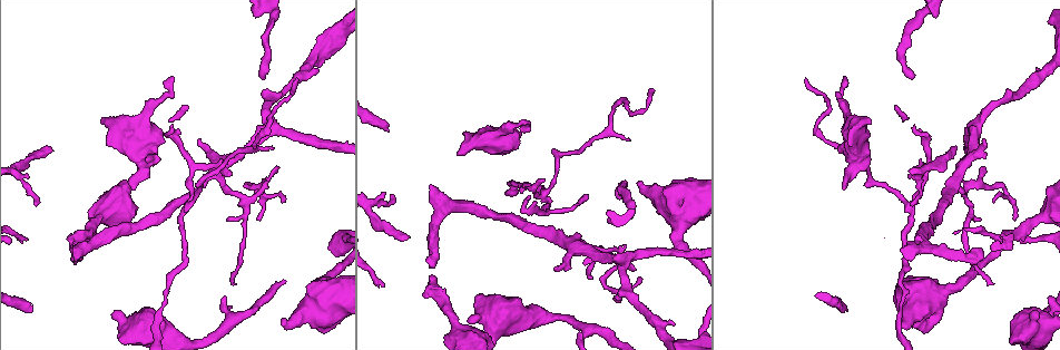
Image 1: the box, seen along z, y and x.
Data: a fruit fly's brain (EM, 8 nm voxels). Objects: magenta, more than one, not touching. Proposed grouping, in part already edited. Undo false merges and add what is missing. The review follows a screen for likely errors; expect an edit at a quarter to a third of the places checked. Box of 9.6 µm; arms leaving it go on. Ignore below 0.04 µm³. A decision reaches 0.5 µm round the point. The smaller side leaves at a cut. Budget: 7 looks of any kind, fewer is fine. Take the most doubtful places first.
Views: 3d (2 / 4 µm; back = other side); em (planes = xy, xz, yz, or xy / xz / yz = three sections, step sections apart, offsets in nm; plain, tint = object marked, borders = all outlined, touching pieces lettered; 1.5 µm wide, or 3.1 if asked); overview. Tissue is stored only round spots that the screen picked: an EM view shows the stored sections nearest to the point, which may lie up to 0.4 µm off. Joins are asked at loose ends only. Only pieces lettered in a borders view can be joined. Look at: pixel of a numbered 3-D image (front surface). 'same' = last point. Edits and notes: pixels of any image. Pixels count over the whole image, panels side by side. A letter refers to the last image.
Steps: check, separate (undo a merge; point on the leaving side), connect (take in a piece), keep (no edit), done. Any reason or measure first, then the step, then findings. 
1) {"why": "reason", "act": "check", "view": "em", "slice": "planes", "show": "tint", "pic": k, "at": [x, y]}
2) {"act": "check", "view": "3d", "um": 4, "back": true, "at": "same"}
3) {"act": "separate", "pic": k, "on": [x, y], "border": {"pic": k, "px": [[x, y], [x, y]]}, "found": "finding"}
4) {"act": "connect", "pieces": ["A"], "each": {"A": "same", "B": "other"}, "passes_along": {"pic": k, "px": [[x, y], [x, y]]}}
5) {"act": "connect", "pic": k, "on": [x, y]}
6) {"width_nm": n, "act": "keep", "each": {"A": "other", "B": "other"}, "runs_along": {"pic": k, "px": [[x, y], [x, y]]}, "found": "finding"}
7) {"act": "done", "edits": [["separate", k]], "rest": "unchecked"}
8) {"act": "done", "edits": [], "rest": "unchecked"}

{"act": "check", "view": "em", "slice": "planes", "show": "plain", "pic": 1, "at": [265, 78]}

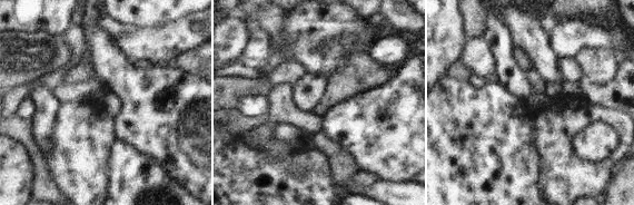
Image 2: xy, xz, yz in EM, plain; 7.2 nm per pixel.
{"why": "what lies round it", "act": "check", "view": "em", "slice": "planes", "show": "borders", "at": "same"}

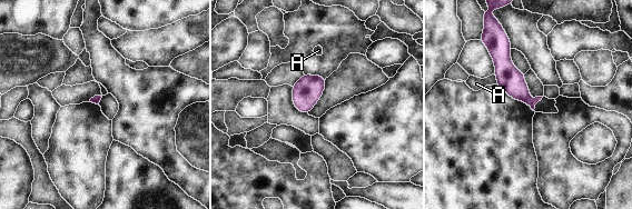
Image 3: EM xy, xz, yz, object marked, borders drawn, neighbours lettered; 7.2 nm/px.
{"act": "keep", "each": {"A": "other"}, "border": {"pic": 3, "px": [[494, 73], [497, 83]]}, "found": "none of them fits"}

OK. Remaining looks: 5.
{"why": "tapers out", "act": "check", "view": "em", "slice": "planes", "show": "borders", "pic": 1, "at": [171, 124]}

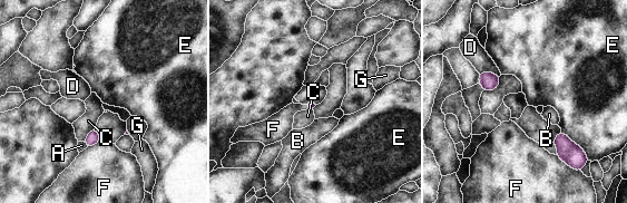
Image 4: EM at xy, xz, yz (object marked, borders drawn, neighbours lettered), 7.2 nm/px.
{"act": "keep", "each": {"A": "other", "B": "other", "C": "other", "D": "other", "E": "other", "F": "other", "G": "other"}, "border": {"pic": 4, "px": [[94, 127], [84, 142]]}, "found": "no lettered piece goes on from it"}

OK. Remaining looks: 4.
{"why": "abrupt turn", "act": "check", "view": "3d", "um": 4, "pic": 1, "at": [969, 189]}

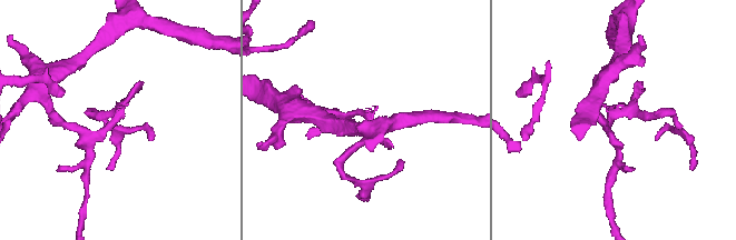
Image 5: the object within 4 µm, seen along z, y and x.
{"act": "check", "view": "em", "slice": "xz", "step": 4, "show": "tint", "pic": 5, "at": [367, 113]}

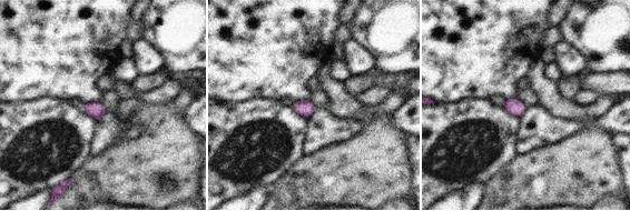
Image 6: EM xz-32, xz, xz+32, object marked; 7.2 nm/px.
{"why": "another direction", "act": "check", "view": "em", "slice": "xy", "step": 8, "show": "borders", "at": "same"}

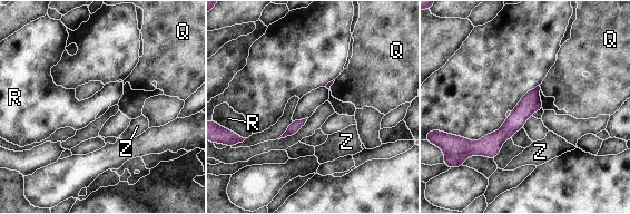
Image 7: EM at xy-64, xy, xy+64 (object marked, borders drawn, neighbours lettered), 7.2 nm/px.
{"longest_contact_nm": ["R", 120], "act": "keep", "each": {"Q": "other", "R": "other", "Z": "other"}, "found": "continuous, no second neuron"}

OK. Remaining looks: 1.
{"act": "done", "edits": [], "rest": "unchecked"}

